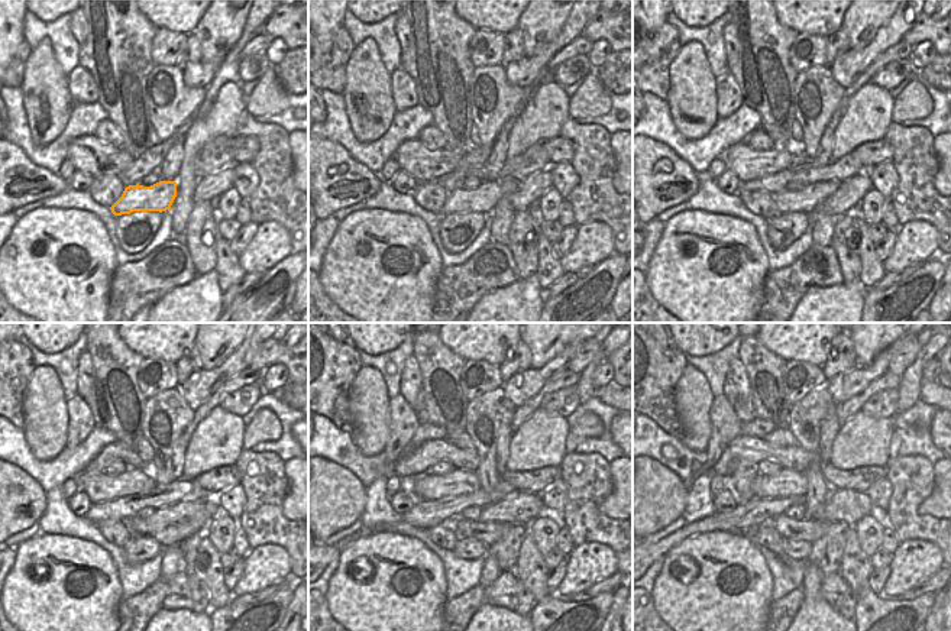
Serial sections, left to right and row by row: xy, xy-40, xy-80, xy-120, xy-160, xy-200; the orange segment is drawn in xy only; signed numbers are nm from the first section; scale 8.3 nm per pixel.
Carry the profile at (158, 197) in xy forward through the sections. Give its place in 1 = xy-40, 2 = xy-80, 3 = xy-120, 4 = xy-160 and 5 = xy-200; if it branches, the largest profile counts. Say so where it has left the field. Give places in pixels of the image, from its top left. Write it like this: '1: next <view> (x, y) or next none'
1: next xy-40 (484, 198)
2: next xy-80 (809, 197)
3: next xy-120 (161, 518)
4: next xy-160 (523, 508)
5: next xy-200 (847, 505)

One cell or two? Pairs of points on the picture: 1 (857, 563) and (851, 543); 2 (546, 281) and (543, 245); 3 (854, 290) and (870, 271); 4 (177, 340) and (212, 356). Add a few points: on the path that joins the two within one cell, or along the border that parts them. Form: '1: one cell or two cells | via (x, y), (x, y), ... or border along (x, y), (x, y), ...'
1: one cell | via (857, 559), (851, 547)
2: one cell | via (550, 272), (544, 253)
3: two cells | border along (857, 281), (866, 288)
4: two cells | border along (194, 337), (196, 345)

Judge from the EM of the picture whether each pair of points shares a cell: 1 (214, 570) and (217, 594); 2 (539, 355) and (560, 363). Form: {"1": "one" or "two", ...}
{"1": "one", "2": "two"}

